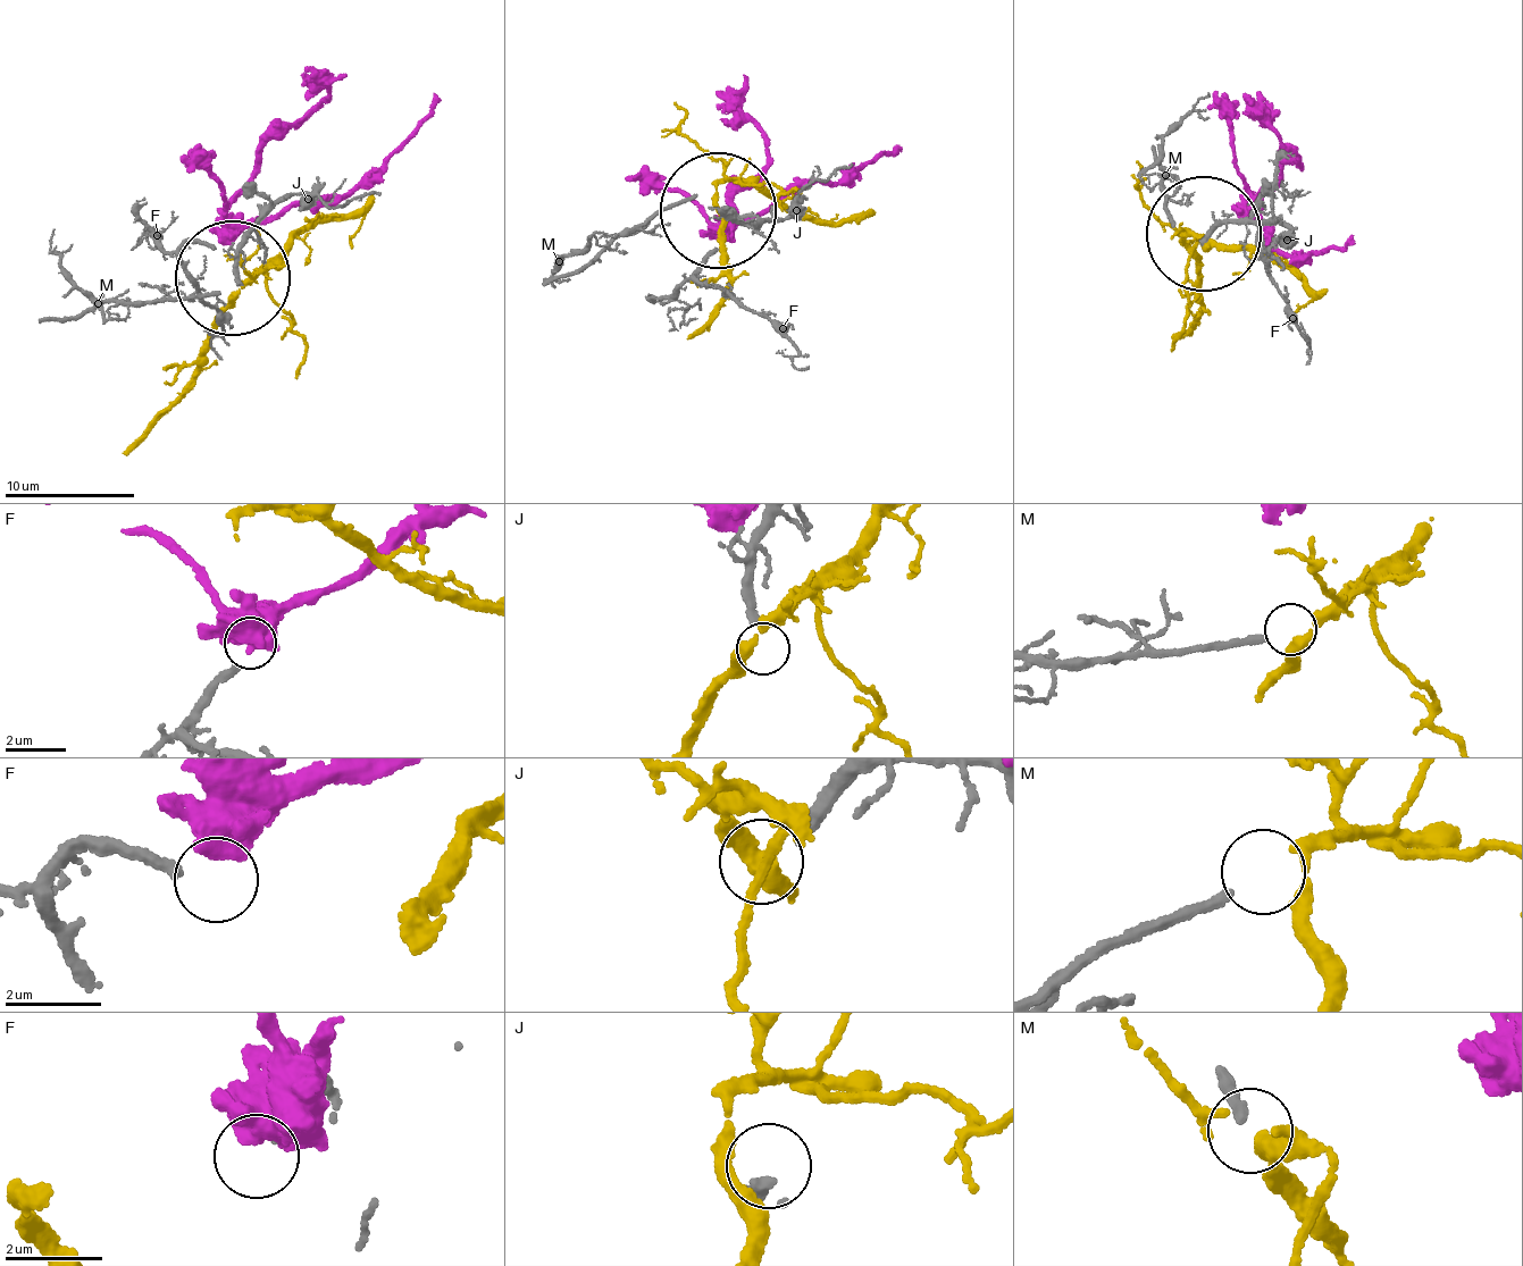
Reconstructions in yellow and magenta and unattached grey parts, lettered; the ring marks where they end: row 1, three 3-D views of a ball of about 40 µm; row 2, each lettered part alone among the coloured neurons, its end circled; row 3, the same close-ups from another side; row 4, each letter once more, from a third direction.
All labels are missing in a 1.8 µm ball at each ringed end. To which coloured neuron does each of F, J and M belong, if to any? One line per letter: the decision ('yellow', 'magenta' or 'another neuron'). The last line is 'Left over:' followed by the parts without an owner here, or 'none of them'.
F: another neuron
J: another neuron
M: yellow
Left over: F, J

